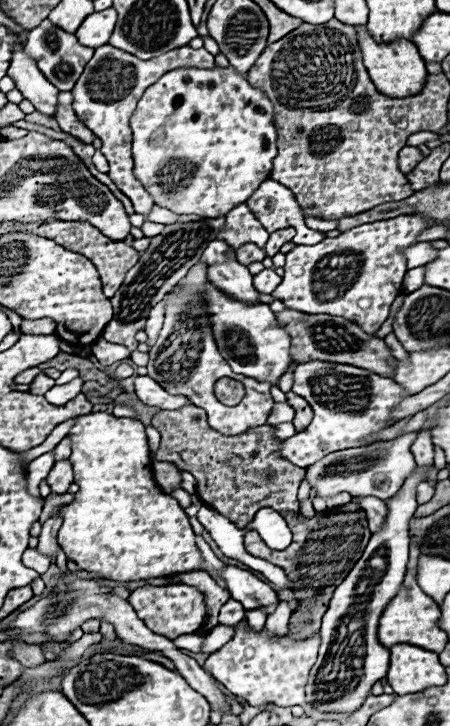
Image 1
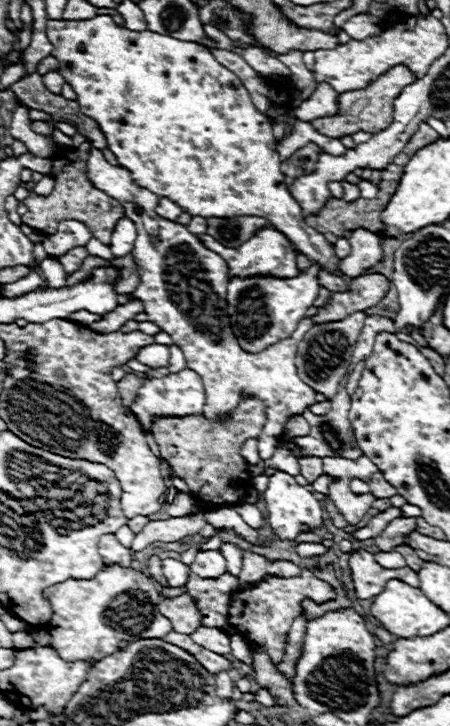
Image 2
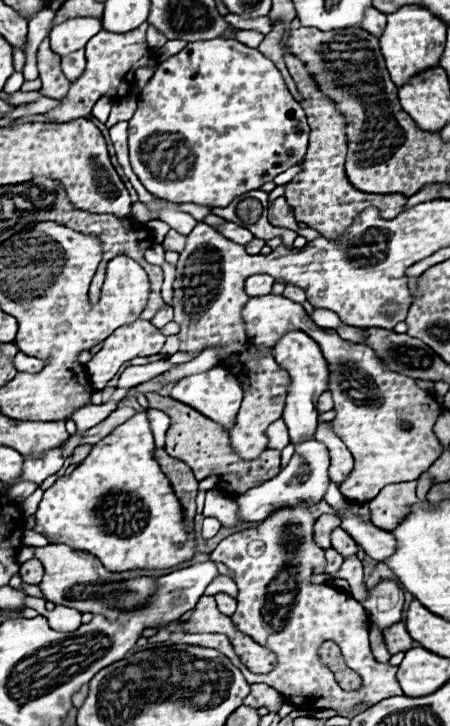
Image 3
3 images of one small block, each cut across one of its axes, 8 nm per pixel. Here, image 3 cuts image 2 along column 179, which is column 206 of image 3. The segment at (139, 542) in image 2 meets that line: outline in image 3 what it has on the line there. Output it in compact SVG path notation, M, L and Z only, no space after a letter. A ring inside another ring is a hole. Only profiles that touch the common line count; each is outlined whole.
M204 518L204 524L202 524L202 538L204 540L210 540L212 536L216 536L216 532L222 528L222 524L216 520L216 518Z

